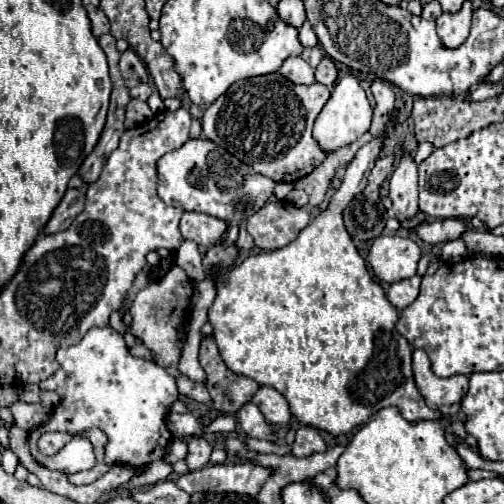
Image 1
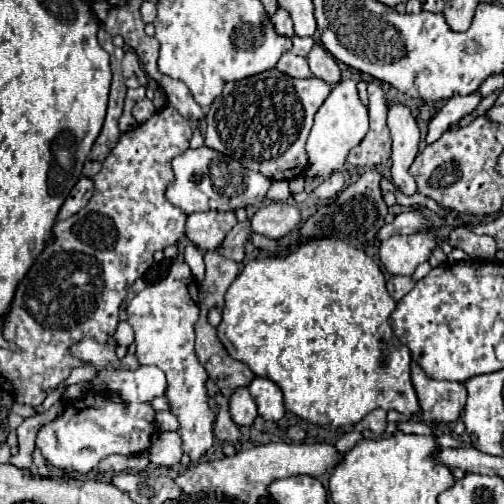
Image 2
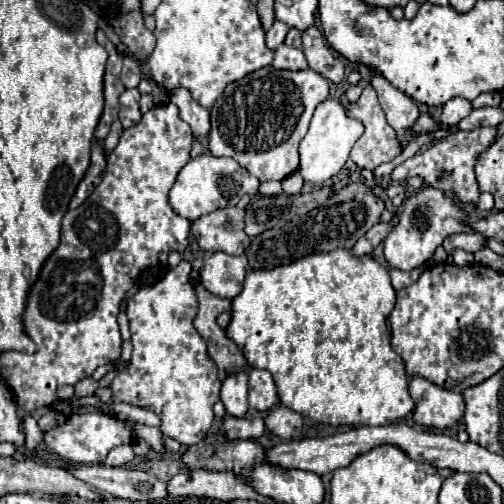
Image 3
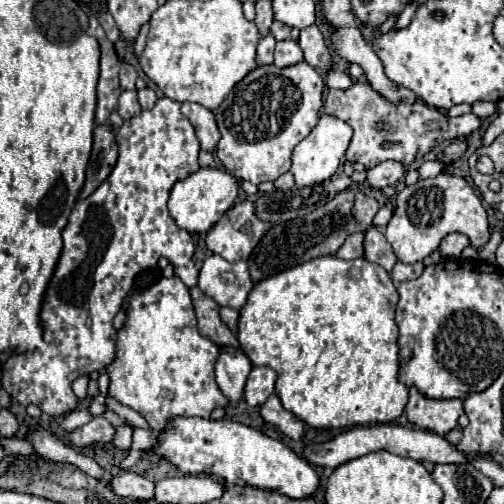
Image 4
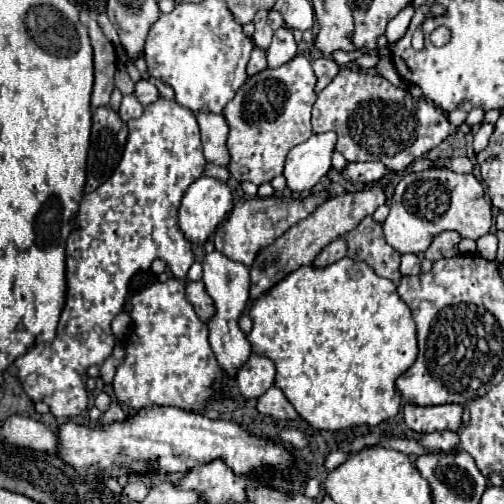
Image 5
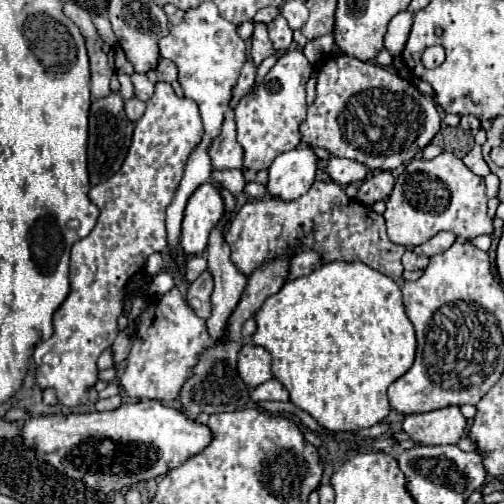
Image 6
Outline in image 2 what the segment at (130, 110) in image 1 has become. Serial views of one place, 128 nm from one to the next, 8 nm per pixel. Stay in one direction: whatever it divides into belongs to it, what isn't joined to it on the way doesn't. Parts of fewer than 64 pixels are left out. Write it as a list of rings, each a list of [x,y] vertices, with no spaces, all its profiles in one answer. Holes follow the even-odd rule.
[[[148,98],[138,100],[138,102],[136,102],[136,106],[134,106],[134,110],[132,110],[132,114],[134,114],[134,118],[136,118],[138,122],[148,120],[148,118],[150,118],[154,112],[156,112],[156,108],[154,108],[152,100],[148,100]]]

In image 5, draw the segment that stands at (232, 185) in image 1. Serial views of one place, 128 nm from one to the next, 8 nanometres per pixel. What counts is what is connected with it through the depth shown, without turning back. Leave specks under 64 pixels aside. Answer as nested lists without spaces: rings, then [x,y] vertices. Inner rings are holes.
[[[200,176],[184,192],[184,198],[178,210],[178,226],[184,232],[188,242],[204,244],[216,232],[216,226],[228,216],[230,210],[232,210],[232,192],[228,184],[210,176]]]

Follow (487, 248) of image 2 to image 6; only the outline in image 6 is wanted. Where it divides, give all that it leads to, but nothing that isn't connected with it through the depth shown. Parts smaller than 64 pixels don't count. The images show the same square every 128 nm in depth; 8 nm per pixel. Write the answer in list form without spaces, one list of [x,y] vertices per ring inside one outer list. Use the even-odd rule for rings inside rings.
[[[440,232],[440,234],[436,234],[436,236],[432,236],[428,242],[424,242],[424,244],[420,244],[420,246],[416,246],[414,248],[414,252],[416,254],[424,254],[424,256],[436,256],[436,254],[440,254],[440,252],[444,252],[444,250],[448,250],[452,244],[454,244],[454,240],[456,240],[456,236],[452,234],[452,232]]]

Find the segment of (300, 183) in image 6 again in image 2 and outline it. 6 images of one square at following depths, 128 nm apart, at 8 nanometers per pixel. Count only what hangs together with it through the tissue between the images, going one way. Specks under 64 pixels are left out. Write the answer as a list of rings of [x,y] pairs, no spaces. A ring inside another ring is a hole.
[[[342,80],[334,86],[330,96],[324,100],[320,110],[314,116],[314,126],[310,130],[306,152],[308,152],[308,170],[304,178],[326,178],[338,170],[342,170],[348,152],[360,144],[360,140],[368,132],[368,110],[360,102],[356,92],[356,80]]]

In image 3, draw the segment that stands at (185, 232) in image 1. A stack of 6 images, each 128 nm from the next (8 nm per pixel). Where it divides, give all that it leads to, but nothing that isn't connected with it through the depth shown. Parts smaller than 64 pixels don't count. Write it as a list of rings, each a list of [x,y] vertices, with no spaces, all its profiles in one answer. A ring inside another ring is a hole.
[[[228,206],[202,216],[192,224],[192,234],[206,252],[240,256],[250,246],[250,236],[244,232],[244,210],[238,206]]]

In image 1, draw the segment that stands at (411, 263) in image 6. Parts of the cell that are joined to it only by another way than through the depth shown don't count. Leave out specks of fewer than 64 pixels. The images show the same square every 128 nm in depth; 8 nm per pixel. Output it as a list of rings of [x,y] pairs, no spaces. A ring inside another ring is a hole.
[[[412,276],[412,278],[406,278],[406,280],[400,280],[400,282],[394,282],[388,290],[388,300],[398,308],[406,308],[408,304],[412,304],[418,296],[418,290],[420,290],[420,276]]]

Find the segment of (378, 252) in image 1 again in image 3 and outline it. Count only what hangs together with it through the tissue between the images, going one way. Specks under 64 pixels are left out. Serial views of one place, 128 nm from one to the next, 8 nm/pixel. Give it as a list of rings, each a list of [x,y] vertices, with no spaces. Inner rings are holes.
[[[424,186],[404,200],[400,220],[384,240],[384,256],[392,268],[414,270],[416,266],[432,258],[434,250],[442,244],[446,236],[456,232],[476,232],[468,224],[468,212],[464,210],[464,206],[448,198],[446,192],[440,192],[432,186]]]

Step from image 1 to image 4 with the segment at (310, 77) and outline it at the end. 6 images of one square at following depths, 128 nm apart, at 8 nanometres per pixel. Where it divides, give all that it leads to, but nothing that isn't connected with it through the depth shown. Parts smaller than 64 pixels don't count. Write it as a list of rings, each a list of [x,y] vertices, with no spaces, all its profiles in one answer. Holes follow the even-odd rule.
[[[282,40],[276,44],[274,50],[274,66],[278,68],[286,68],[286,66],[294,66],[298,62],[302,62],[302,48],[298,46],[296,40]]]

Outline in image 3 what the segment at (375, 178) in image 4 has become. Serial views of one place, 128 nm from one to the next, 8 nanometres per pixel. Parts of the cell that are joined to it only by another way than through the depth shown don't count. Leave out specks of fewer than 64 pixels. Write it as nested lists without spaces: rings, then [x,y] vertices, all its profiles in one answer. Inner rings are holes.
[[[478,128],[478,130],[470,130],[470,132],[458,130],[450,136],[434,142],[428,150],[418,152],[416,156],[398,164],[390,172],[390,180],[400,182],[410,176],[422,176],[428,186],[440,188],[444,192],[454,192],[462,204],[470,204],[470,202],[476,204],[480,190],[478,190],[476,176],[474,176],[474,164],[476,164],[478,156],[494,142],[494,138],[496,138],[496,128]]]

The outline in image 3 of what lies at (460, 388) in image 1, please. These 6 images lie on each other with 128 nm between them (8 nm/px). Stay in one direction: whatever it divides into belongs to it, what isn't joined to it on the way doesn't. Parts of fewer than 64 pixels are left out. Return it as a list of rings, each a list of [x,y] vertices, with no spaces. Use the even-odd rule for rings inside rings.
[[[420,376],[410,380],[414,400],[414,422],[434,430],[446,430],[464,416],[464,398],[460,392],[440,388]]]

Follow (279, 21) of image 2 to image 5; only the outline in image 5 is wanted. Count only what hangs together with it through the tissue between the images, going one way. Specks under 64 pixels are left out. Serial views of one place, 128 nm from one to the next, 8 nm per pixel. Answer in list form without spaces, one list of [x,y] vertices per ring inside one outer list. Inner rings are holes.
[[[256,46],[256,48],[252,50],[252,56],[250,56],[250,62],[248,62],[246,74],[248,74],[248,76],[254,76],[256,72],[262,72],[264,68],[266,68],[266,52]]]

